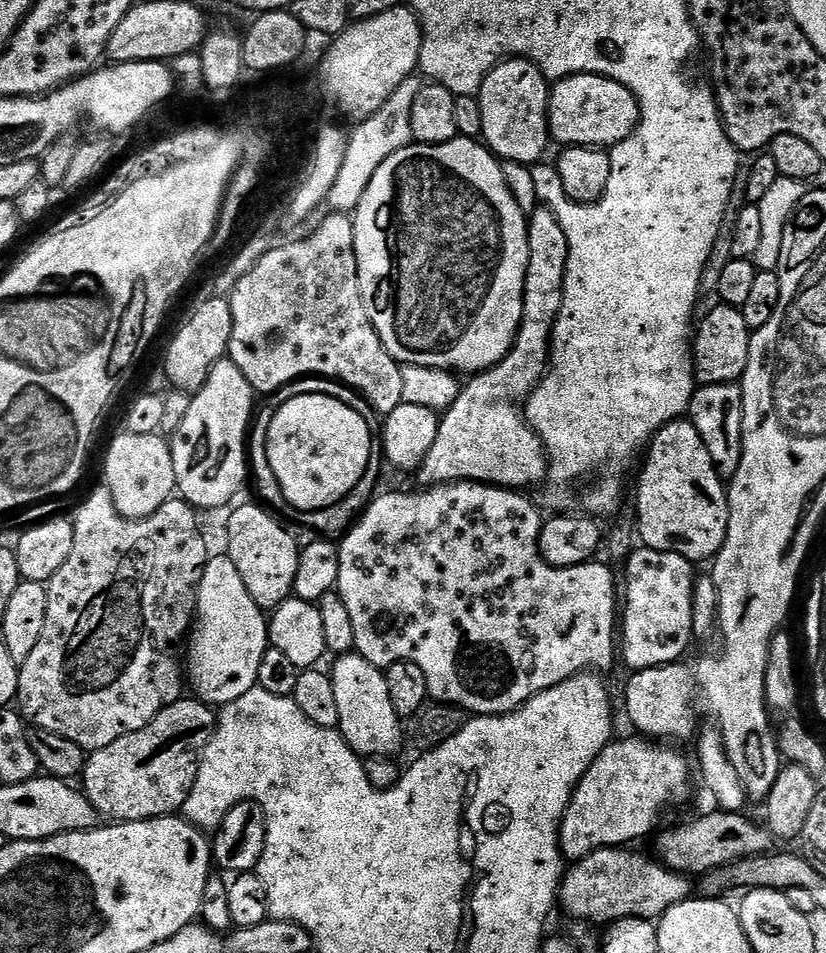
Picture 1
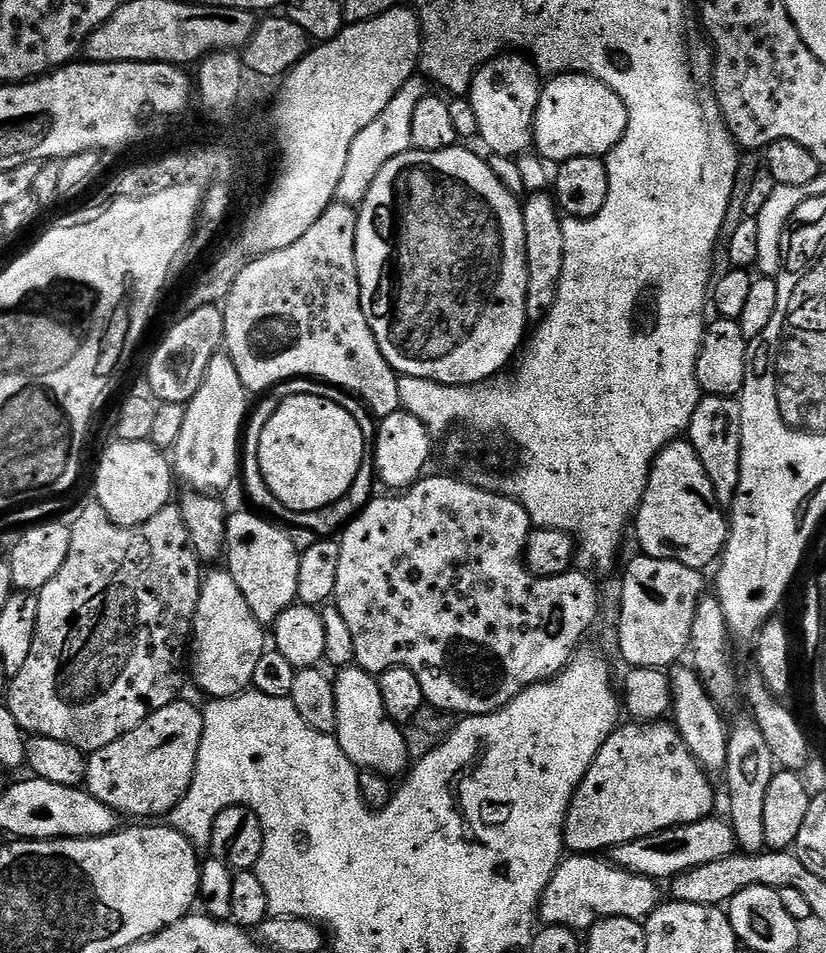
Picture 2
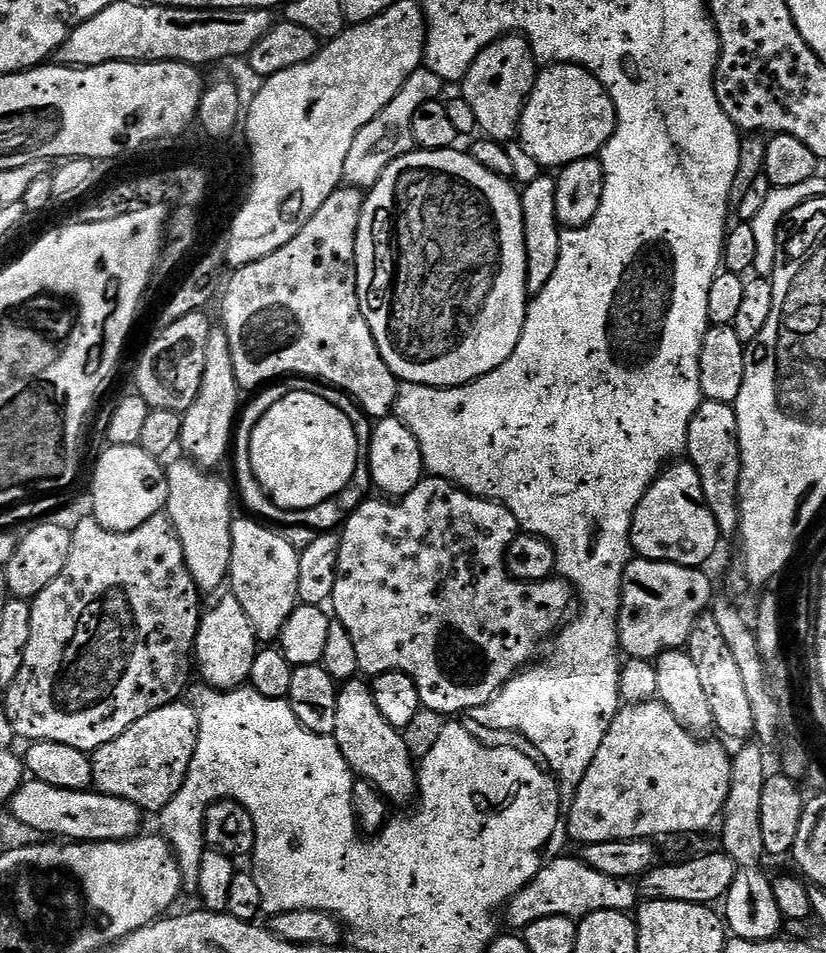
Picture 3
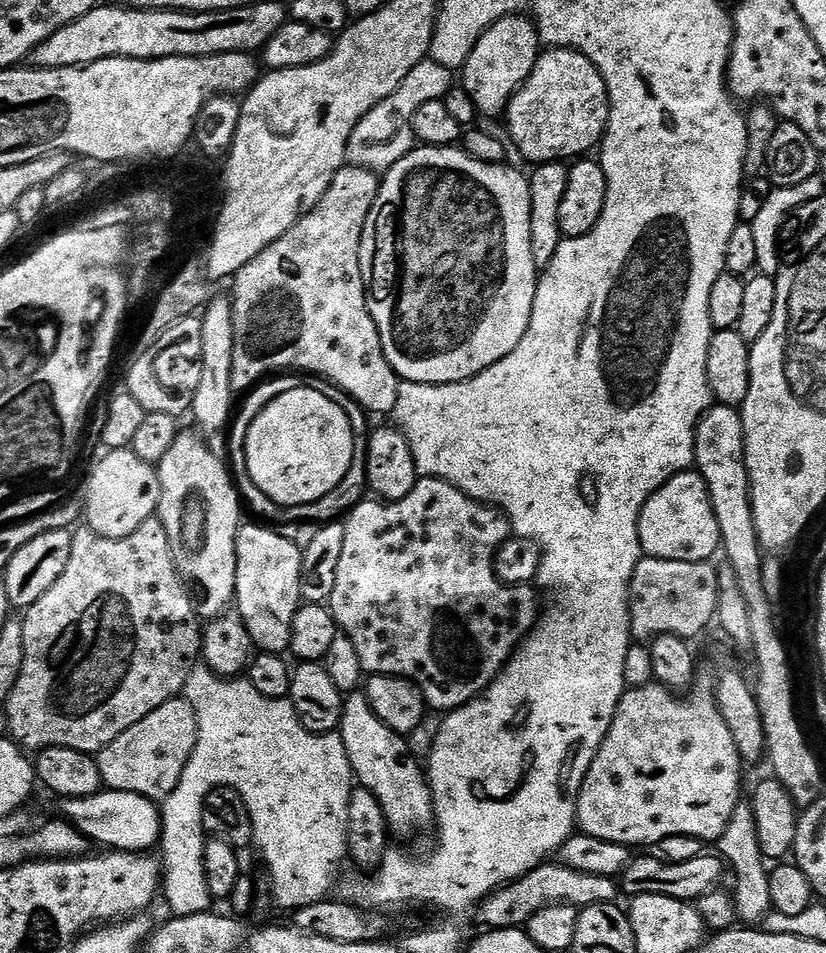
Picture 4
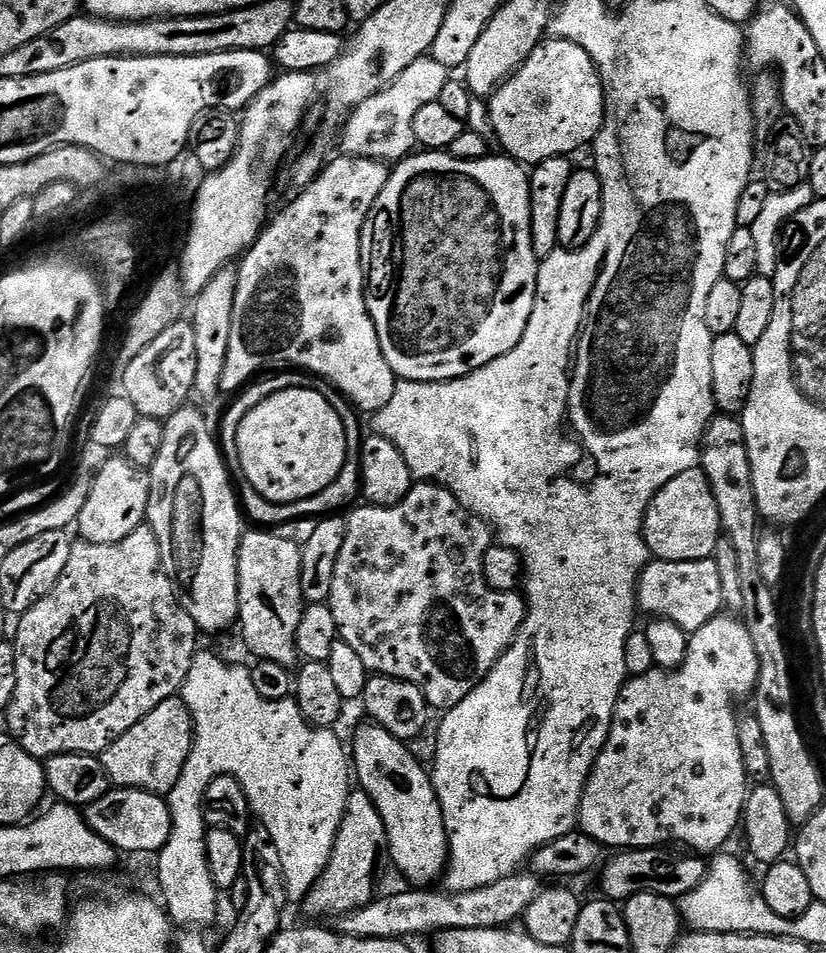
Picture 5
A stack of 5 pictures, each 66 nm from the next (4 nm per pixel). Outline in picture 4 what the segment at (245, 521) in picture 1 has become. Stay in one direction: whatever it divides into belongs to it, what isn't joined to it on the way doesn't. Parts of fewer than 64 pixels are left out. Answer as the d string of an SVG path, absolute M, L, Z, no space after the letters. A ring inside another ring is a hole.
M245 523L236 536L235 611L244 620L253 645L260 652L284 654L294 626L300 598L300 554L293 542L282 538L277 529L263 523Z

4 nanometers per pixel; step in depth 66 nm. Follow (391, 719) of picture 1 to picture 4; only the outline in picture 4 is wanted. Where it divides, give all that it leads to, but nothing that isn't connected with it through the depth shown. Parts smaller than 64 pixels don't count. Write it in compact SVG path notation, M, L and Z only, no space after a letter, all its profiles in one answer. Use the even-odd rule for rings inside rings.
M357 690L345 699L344 713L340 719L338 734L344 743L346 758L352 764L353 777L358 781L359 787L368 788L374 798L378 798L378 806L382 806L382 814L386 814L388 831L393 837L412 836L415 832L424 832L433 827L434 813L432 811L432 787L428 784L428 777L421 761L408 752L408 742L405 737L399 736L394 730L390 730L374 714L367 695Z

